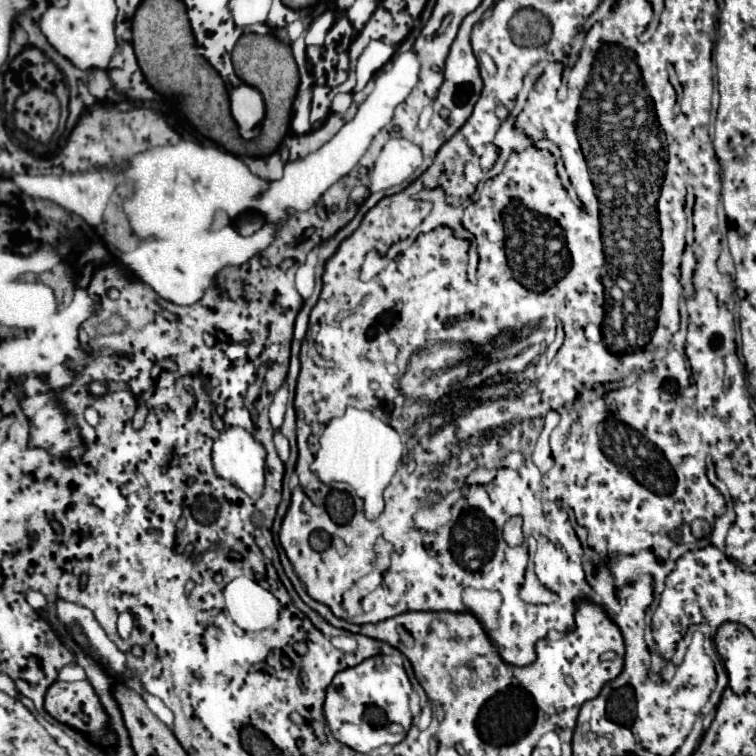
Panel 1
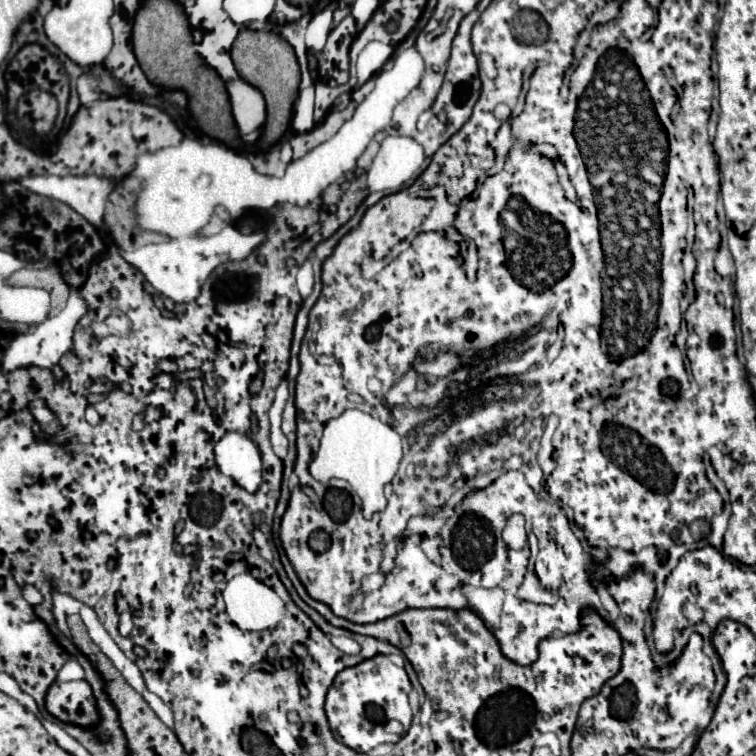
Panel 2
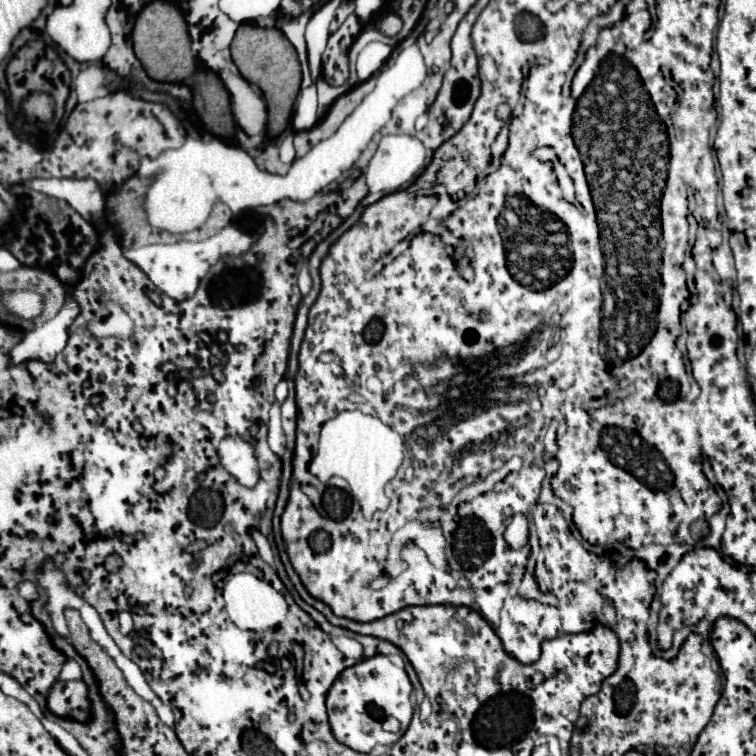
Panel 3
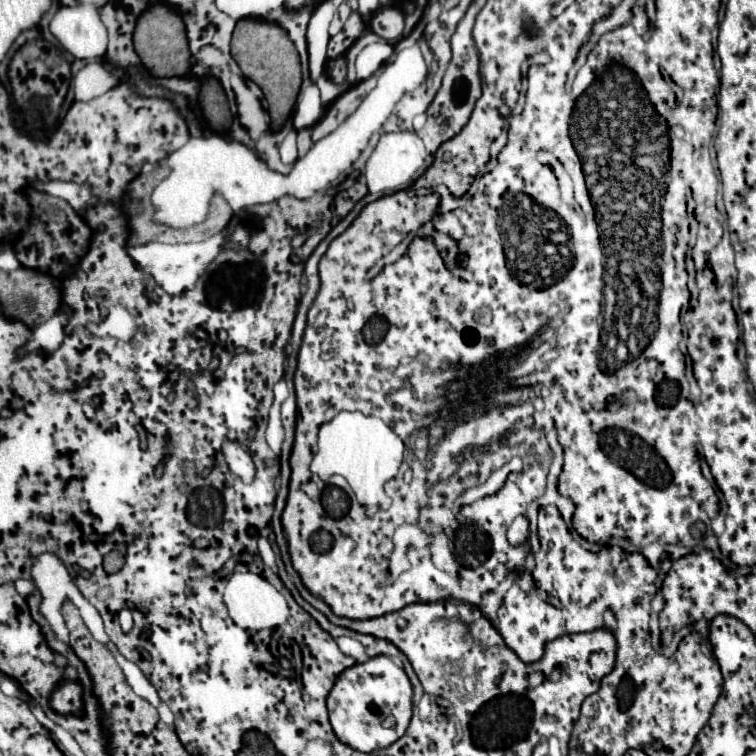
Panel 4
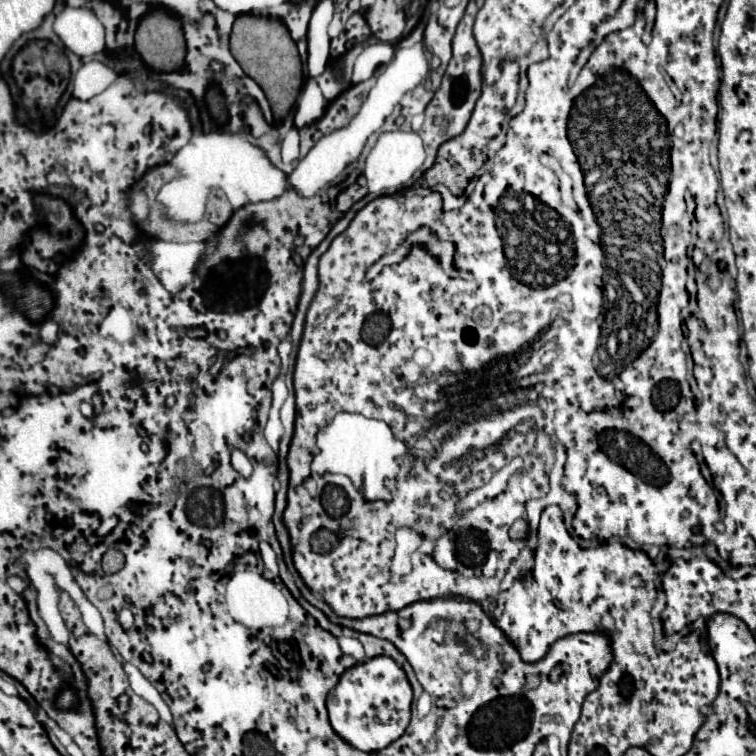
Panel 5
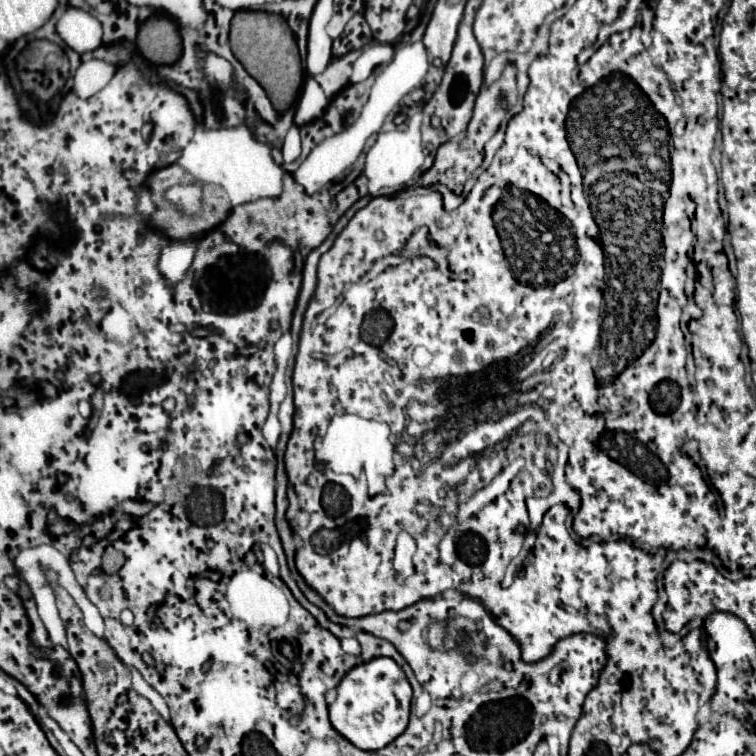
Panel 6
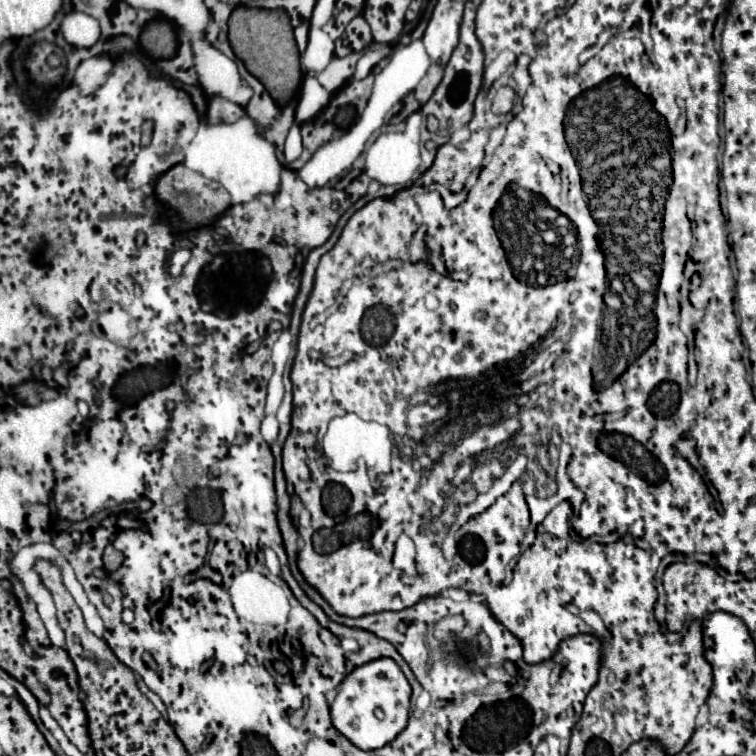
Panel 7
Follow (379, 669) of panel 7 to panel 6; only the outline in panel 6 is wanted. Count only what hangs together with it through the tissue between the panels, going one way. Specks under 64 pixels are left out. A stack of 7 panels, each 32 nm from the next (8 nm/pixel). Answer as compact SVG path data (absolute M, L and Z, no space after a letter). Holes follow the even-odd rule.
M374 658L354 666L338 684L338 696L330 704L332 726L360 750L378 750L398 738L410 718L412 688L402 668L392 658Z

